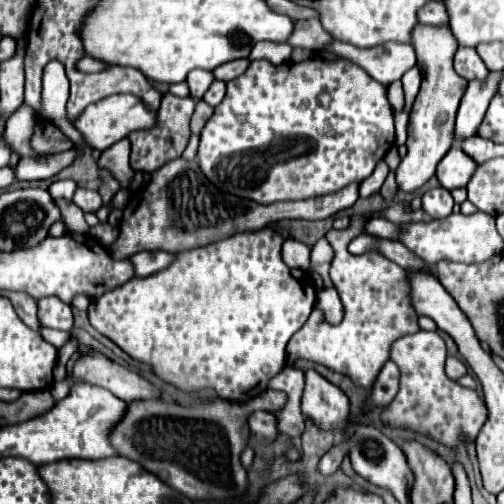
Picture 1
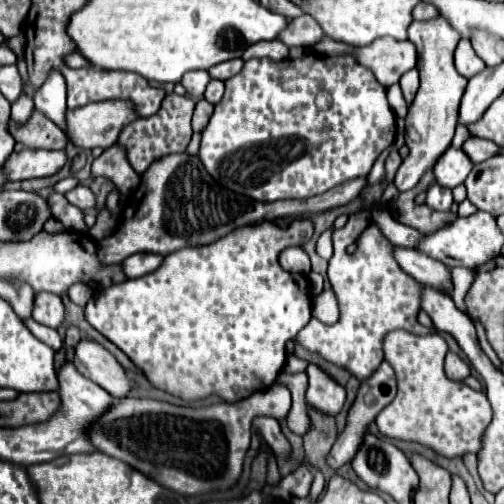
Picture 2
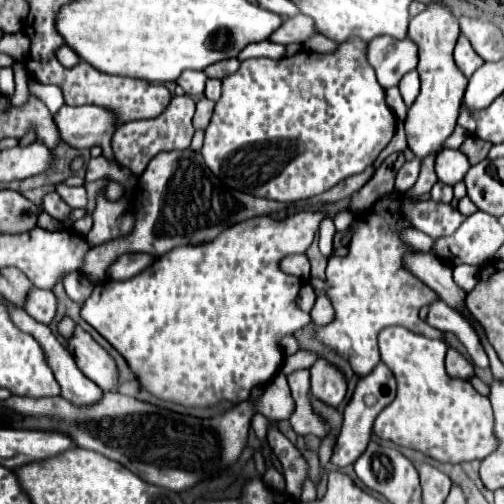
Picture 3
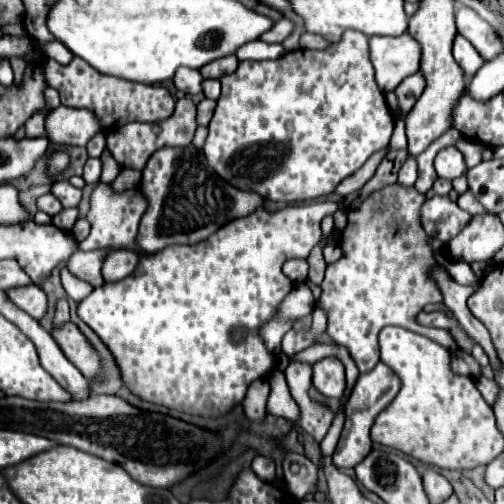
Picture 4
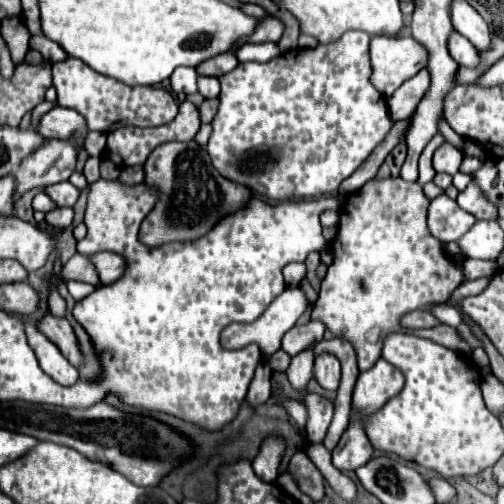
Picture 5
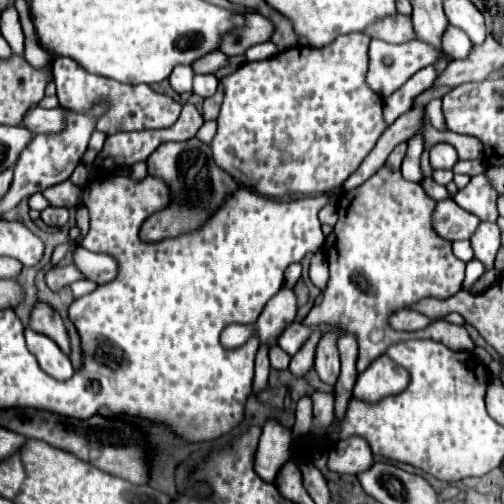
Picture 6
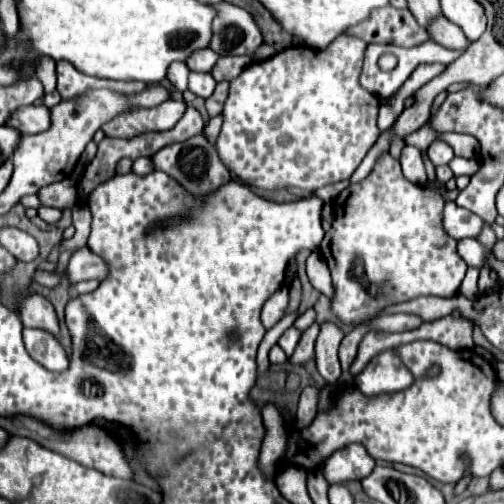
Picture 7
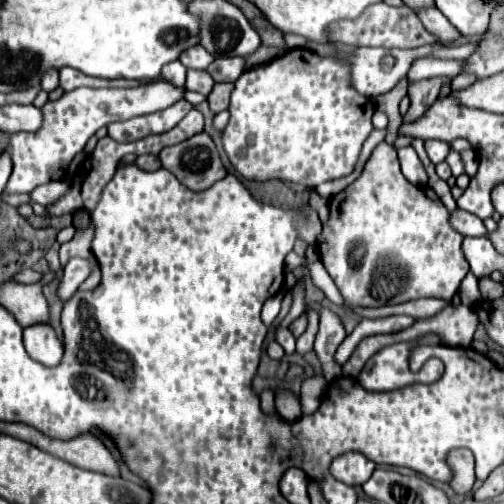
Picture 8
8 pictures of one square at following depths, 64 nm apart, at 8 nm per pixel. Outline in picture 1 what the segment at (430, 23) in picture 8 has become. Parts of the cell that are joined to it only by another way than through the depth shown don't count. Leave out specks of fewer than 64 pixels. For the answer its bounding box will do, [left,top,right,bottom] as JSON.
[454,48,488,80]

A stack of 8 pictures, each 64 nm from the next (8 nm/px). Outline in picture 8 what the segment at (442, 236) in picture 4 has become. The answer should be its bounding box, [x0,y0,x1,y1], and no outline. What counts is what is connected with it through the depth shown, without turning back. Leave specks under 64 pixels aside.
[452,216,488,236]

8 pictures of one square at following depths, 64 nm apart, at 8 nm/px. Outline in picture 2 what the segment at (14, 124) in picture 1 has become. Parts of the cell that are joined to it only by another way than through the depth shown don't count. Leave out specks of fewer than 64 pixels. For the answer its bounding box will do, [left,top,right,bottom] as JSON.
[12,90,34,124]

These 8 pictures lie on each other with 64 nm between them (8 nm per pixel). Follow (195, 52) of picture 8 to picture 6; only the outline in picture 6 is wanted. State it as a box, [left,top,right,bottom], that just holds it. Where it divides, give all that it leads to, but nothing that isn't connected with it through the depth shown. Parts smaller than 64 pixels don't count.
[192,50,228,74]

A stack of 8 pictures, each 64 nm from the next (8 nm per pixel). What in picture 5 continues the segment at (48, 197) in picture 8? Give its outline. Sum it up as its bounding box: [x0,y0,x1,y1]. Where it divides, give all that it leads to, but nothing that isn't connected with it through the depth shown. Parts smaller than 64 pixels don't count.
[44,180,80,206]

